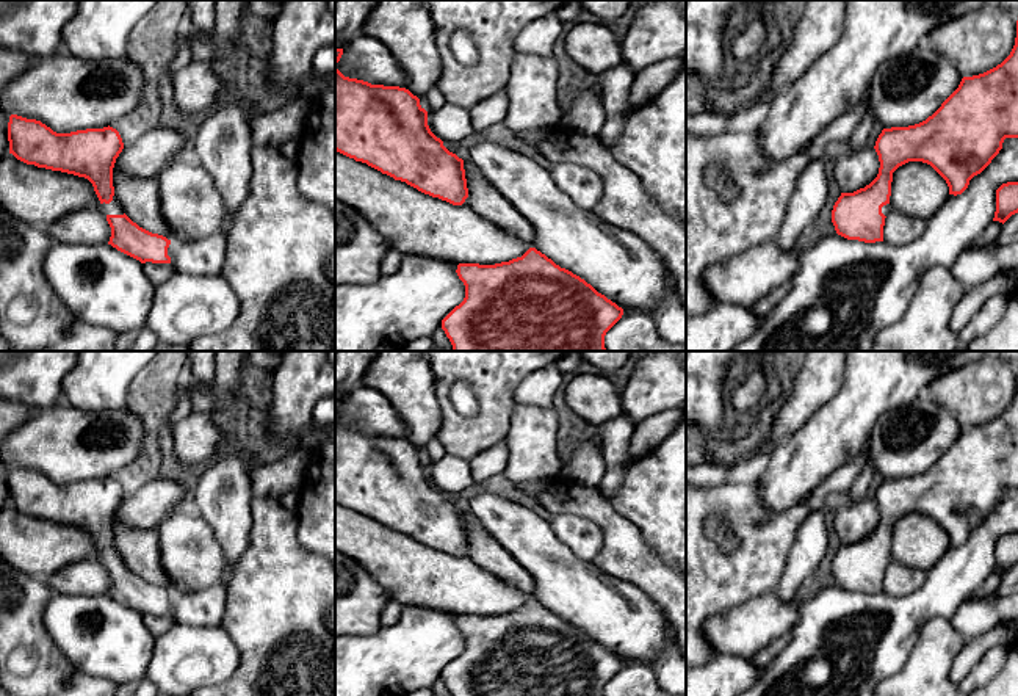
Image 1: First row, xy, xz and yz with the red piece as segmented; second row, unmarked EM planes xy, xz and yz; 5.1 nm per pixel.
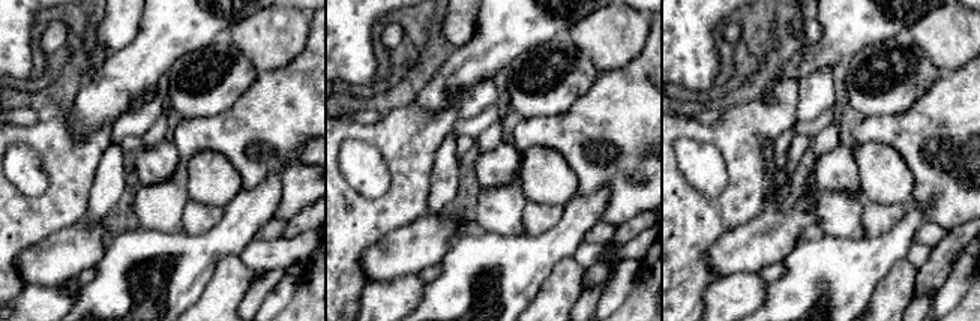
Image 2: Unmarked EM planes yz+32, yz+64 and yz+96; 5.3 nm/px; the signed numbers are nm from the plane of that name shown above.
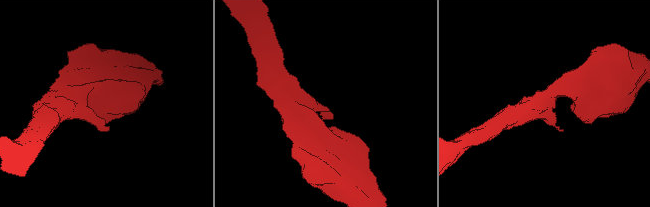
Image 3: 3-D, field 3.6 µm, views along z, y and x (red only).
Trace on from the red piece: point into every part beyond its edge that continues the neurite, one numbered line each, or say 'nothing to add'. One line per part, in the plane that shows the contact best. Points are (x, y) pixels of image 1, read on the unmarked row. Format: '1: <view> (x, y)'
1: xy (113, 558)

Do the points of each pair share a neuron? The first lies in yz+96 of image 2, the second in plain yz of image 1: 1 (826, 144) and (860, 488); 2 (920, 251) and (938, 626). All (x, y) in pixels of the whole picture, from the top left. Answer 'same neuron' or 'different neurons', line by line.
1: same neuron
2: different neurons

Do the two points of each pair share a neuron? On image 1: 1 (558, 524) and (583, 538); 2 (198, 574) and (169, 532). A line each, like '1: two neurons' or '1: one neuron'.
1: one neuron
2: one neuron

